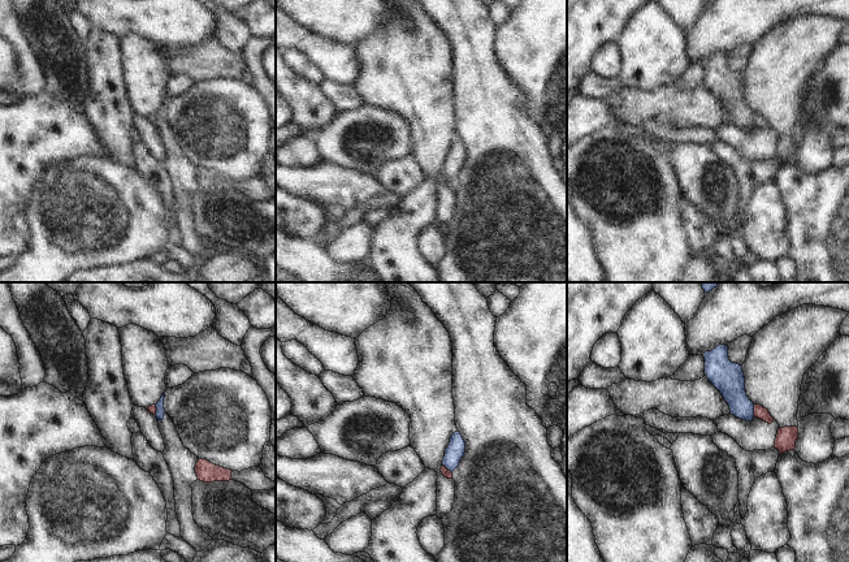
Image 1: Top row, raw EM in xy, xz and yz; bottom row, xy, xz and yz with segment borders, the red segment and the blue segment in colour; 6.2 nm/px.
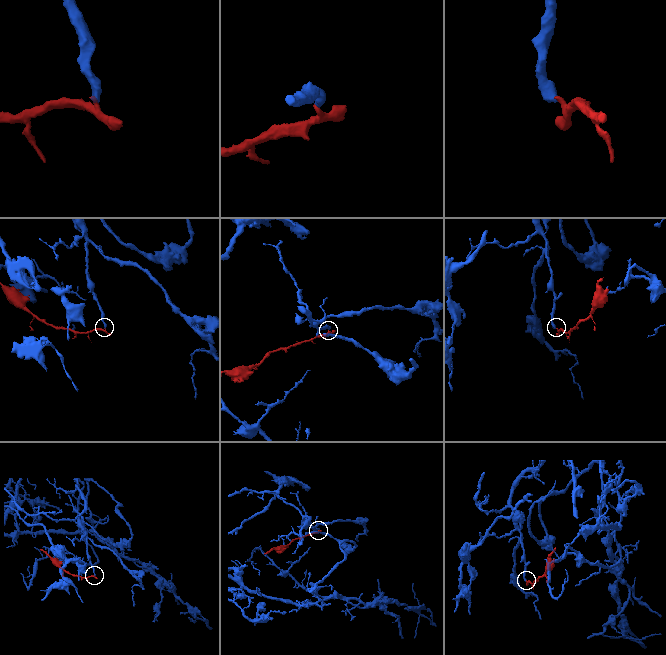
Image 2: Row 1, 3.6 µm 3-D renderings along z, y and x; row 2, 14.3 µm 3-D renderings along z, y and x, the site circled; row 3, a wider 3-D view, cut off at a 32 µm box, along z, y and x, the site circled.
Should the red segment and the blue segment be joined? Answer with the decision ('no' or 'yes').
no

